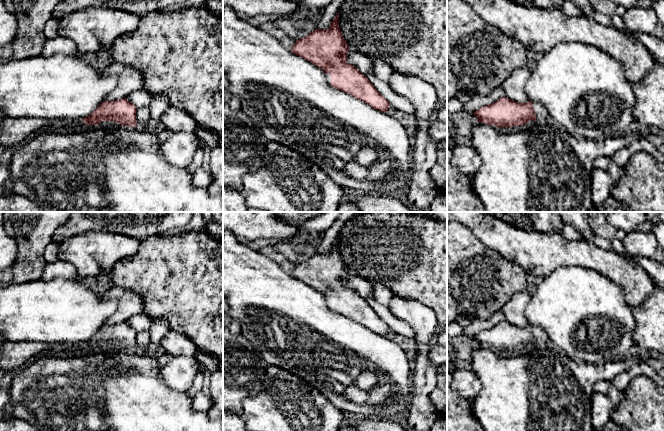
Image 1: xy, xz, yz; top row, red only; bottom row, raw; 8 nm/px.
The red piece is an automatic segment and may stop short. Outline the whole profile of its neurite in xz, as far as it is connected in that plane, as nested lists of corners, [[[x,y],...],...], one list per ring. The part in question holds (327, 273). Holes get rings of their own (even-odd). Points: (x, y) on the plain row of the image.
[[[339,236],[328,253],[315,253],[309,259],[297,264],[291,276],[321,292],[326,297],[327,307],[332,311],[386,337],[390,327],[364,298],[347,287],[349,271],[338,246]]]

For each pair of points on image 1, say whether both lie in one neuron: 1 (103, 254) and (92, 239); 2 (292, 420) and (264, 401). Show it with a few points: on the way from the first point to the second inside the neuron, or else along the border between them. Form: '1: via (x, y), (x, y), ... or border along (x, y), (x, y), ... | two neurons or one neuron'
1: via (99, 250), (92, 243) | one neuron
2: via (285, 413), (282, 410), (273, 410), (271, 408) | one neuron

